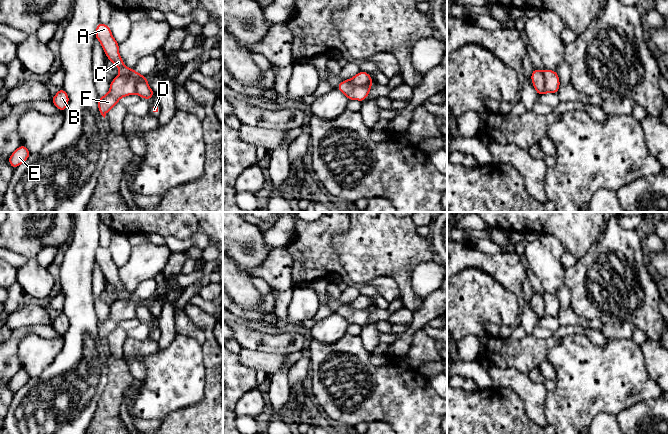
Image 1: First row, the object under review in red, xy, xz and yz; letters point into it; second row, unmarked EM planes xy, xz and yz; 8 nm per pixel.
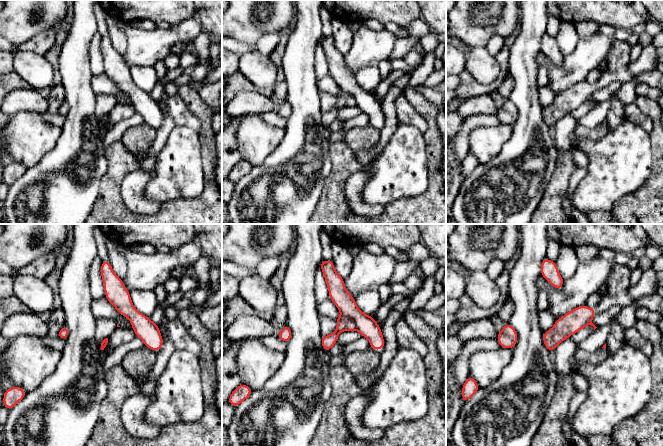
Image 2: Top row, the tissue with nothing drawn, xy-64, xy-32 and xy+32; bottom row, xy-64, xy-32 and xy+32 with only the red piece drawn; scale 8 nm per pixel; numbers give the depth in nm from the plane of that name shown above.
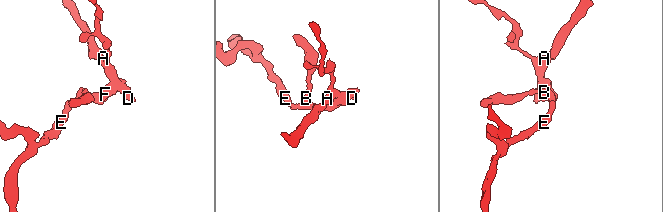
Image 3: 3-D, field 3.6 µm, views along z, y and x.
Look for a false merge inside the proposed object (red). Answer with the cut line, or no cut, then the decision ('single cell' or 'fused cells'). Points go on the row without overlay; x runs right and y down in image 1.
cut xz (346, 304), (357, 309), (370, 310); fused cells

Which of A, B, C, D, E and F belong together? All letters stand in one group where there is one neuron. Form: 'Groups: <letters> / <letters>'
Groups: A C D / B E F

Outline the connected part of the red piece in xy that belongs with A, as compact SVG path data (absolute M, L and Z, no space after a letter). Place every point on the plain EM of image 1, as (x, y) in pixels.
M98 247L95 262L100 266L106 281L119 292L119 300L127 300L134 294L124 289L119 278L119 267L114 263L108 248Z

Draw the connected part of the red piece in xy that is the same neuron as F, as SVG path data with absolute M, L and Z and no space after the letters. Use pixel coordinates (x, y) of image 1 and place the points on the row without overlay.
M133 294L127 300L117 300L110 307L110 314L105 320L98 320L98 335L105 342L106 338L119 326L122 321L136 317L136 308L147 305L149 301L143 300Z

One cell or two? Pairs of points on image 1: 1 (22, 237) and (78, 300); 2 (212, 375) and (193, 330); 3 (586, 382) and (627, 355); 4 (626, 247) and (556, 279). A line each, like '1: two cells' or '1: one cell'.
1: two cells
2: two cells
3: one cell
4: two cells

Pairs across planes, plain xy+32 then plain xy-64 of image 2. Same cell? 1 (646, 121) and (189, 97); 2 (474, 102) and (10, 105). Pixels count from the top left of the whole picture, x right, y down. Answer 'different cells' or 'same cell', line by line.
1: different cells
2: same cell

